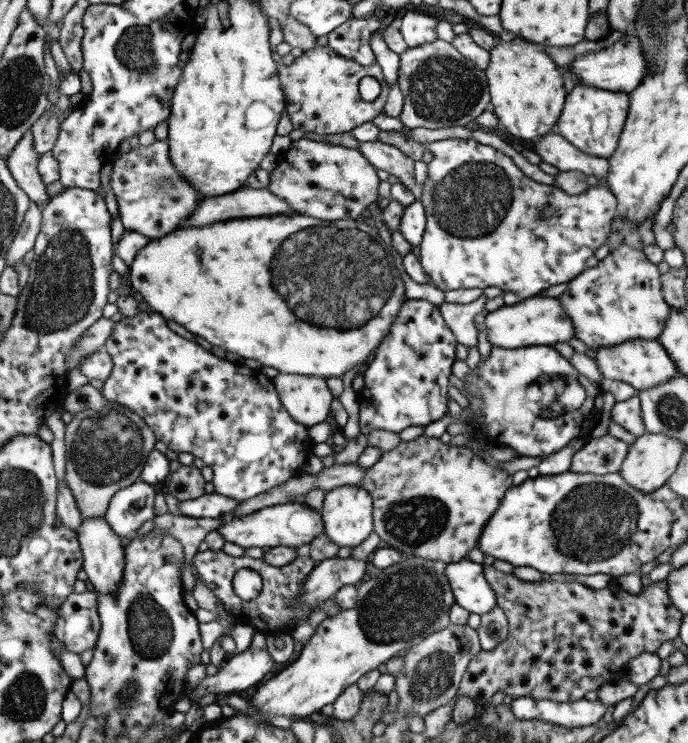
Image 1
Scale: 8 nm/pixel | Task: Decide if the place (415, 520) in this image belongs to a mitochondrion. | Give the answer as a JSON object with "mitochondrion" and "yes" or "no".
{"mitochondrion":"yes"}

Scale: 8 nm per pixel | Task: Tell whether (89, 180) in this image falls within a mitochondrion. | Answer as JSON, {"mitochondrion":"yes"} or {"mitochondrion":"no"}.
{"mitochondrion":"no"}

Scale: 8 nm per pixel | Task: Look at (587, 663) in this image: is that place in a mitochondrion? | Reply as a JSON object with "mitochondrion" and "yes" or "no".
{"mitochondrion":"no"}

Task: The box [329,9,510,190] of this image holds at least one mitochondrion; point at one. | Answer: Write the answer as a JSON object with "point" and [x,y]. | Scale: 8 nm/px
{"point":[444,89]}

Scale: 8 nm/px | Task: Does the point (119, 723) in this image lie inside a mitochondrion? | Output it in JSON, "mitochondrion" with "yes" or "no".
{"mitochondrion":"yes"}

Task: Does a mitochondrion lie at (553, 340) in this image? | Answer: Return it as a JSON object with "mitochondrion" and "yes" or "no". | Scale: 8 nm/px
{"mitochondrion":"no"}

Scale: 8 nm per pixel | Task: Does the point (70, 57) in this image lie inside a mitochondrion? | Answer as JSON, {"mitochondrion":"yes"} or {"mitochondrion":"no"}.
{"mitochondrion":"no"}

